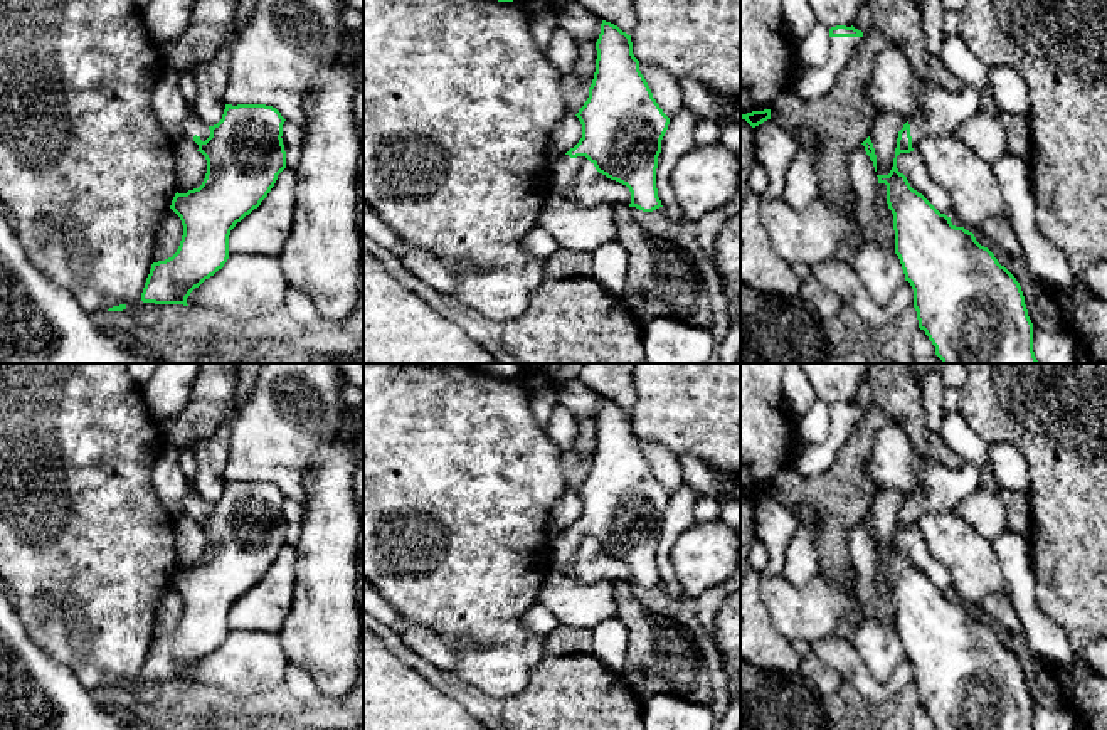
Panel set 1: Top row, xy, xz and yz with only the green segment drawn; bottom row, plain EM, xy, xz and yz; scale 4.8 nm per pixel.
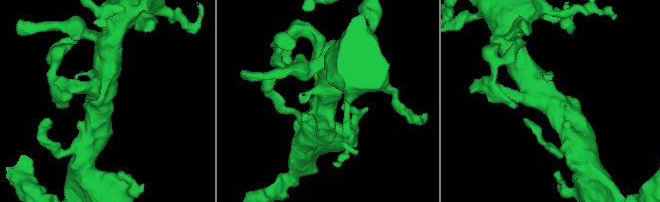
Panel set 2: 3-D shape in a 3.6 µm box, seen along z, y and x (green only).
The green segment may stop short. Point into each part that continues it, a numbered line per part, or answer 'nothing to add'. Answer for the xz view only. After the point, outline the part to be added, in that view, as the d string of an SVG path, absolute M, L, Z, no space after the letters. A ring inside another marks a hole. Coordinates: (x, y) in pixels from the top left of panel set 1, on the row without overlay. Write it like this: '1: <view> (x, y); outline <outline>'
nothing to add

